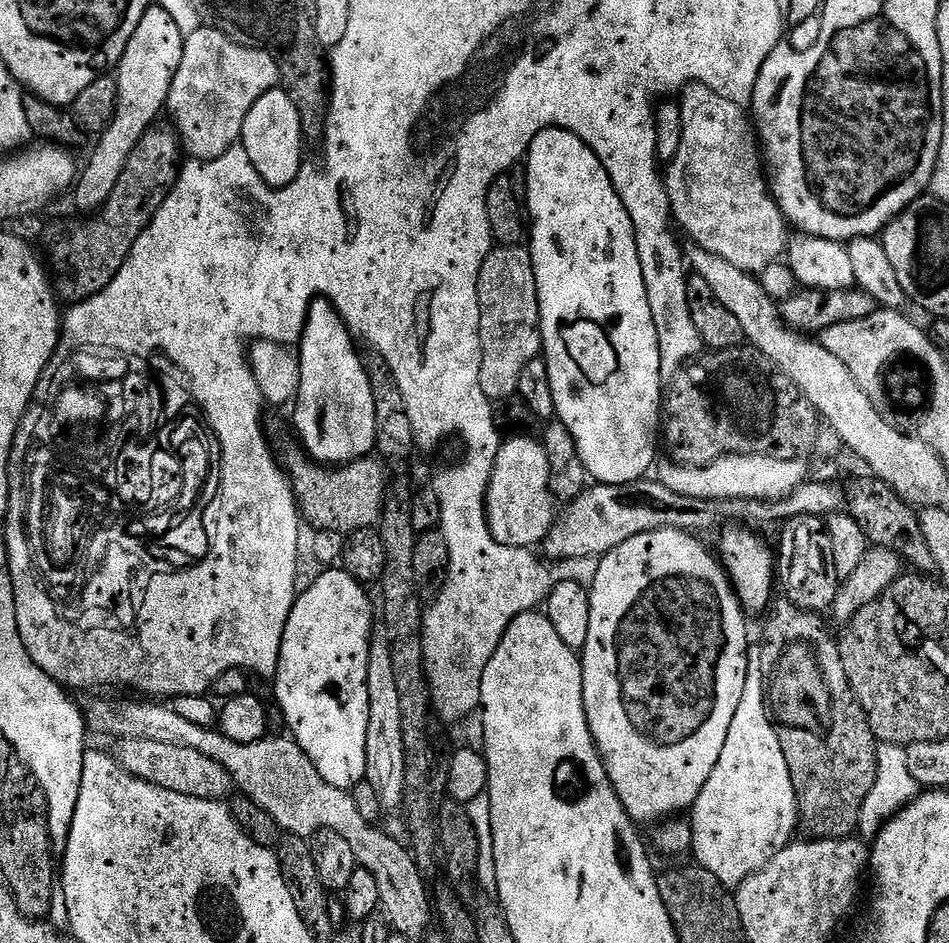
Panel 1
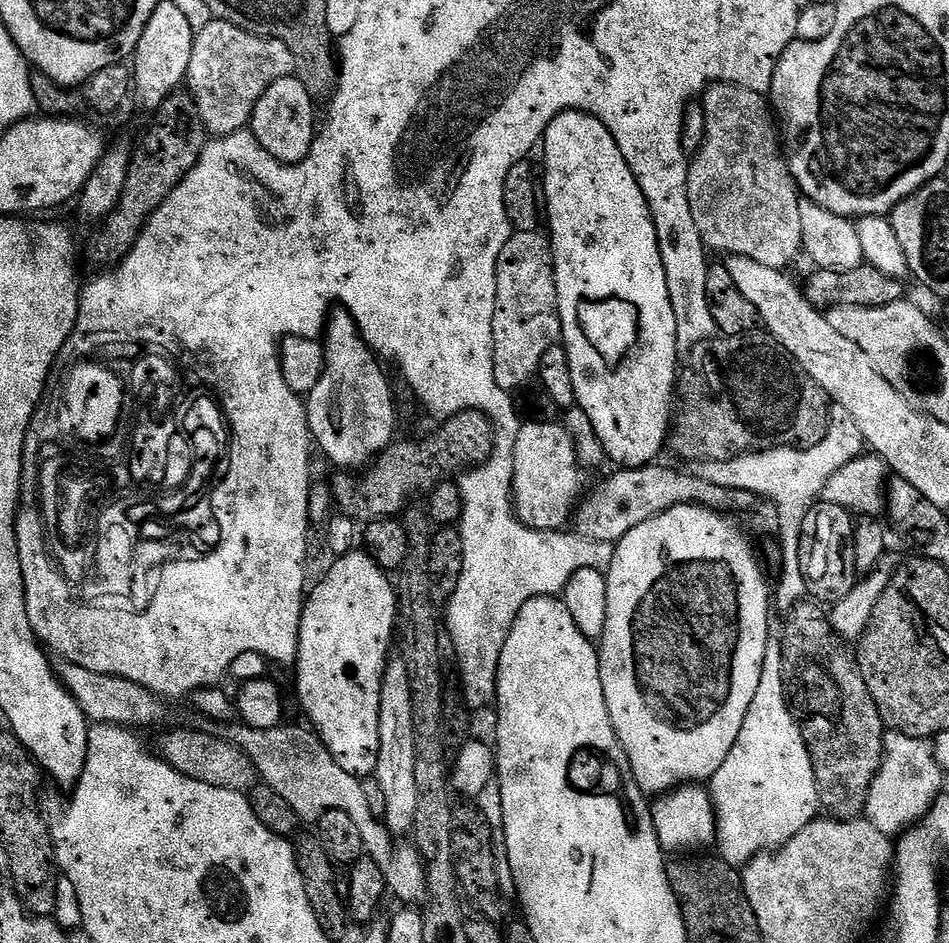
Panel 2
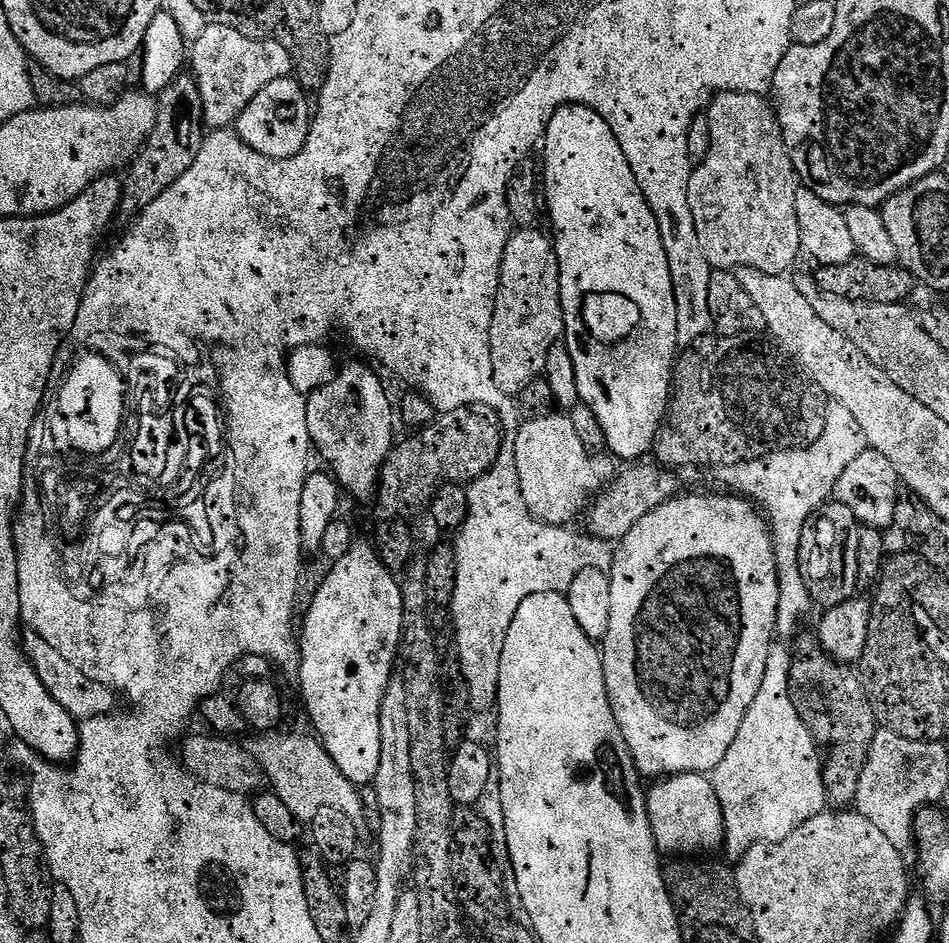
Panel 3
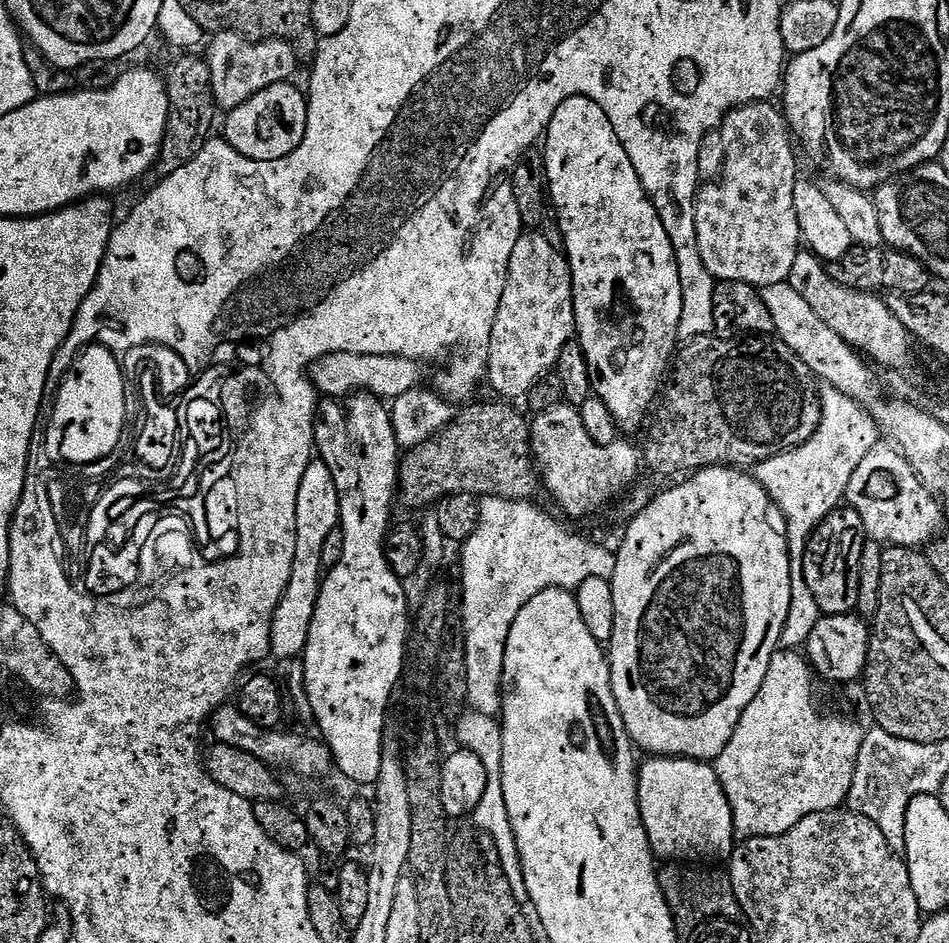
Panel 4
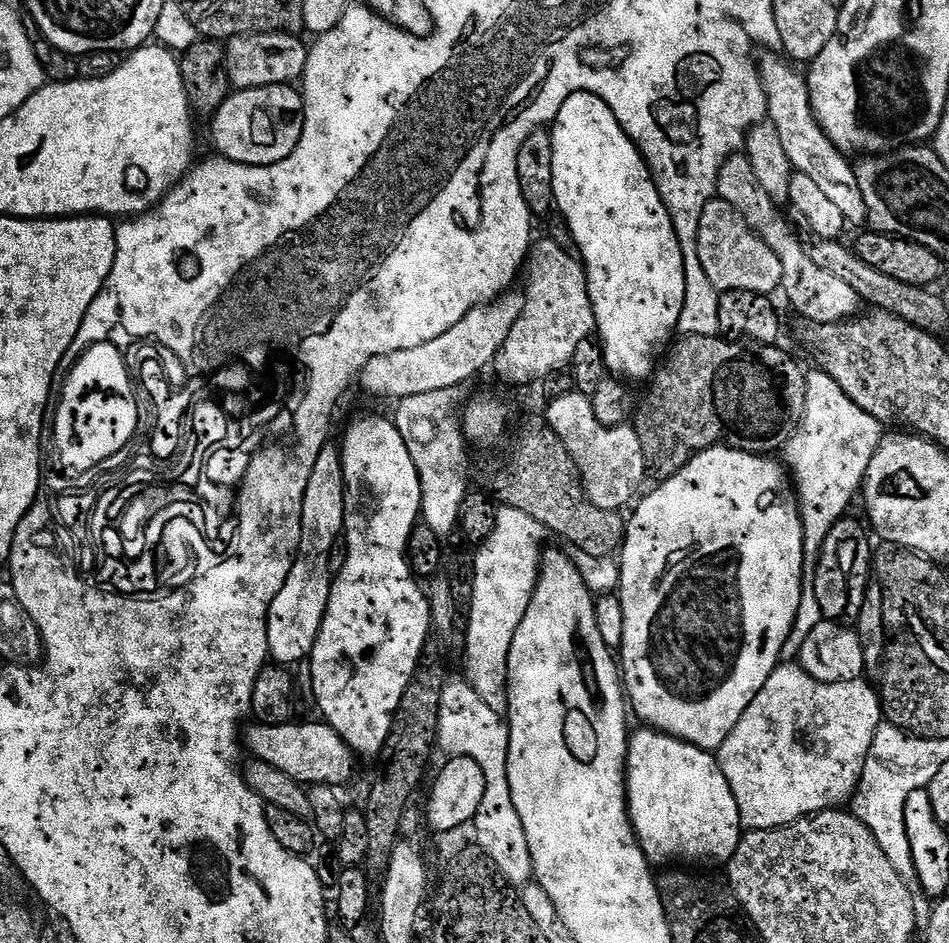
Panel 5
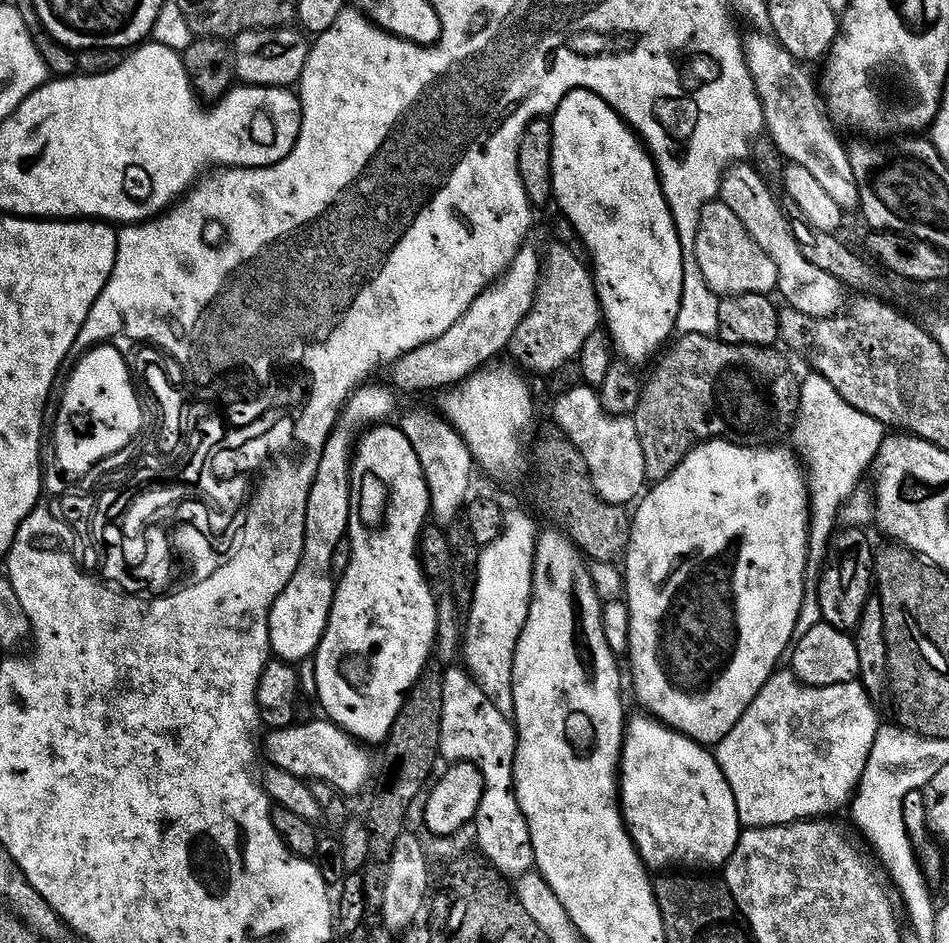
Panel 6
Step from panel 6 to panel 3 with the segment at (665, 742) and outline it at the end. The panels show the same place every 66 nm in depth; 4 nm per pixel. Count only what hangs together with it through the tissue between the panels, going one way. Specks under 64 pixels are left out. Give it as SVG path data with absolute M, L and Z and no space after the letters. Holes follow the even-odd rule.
M687 772L667 778L660 778L646 792L648 801L648 818L652 833L656 839L656 847L661 853L669 852L672 858L696 858L699 852L712 852L724 843L723 806L718 802L718 794L714 790L711 779L699 772Z

